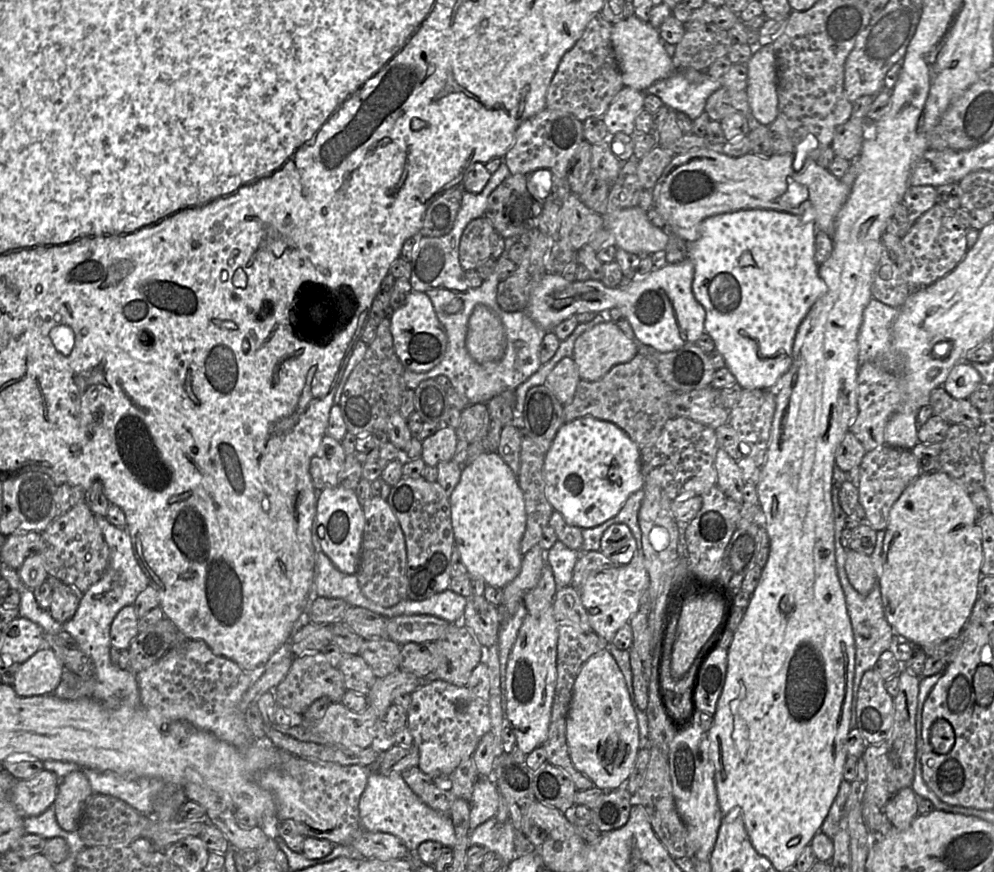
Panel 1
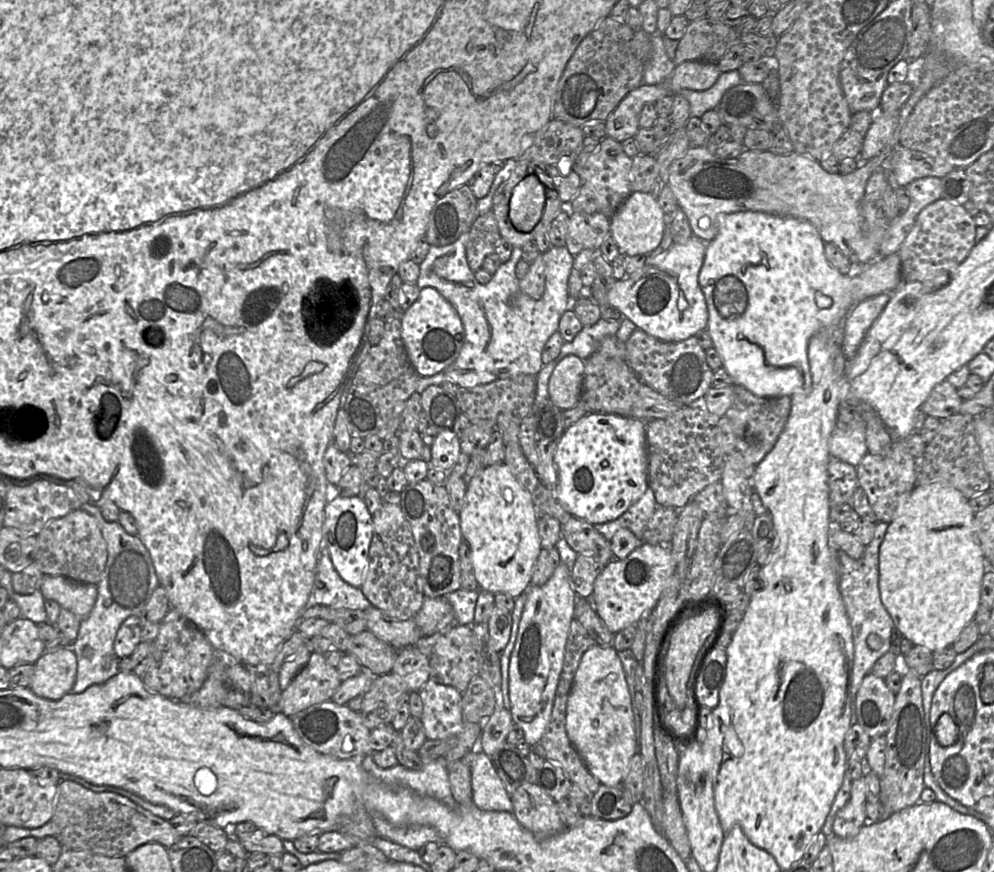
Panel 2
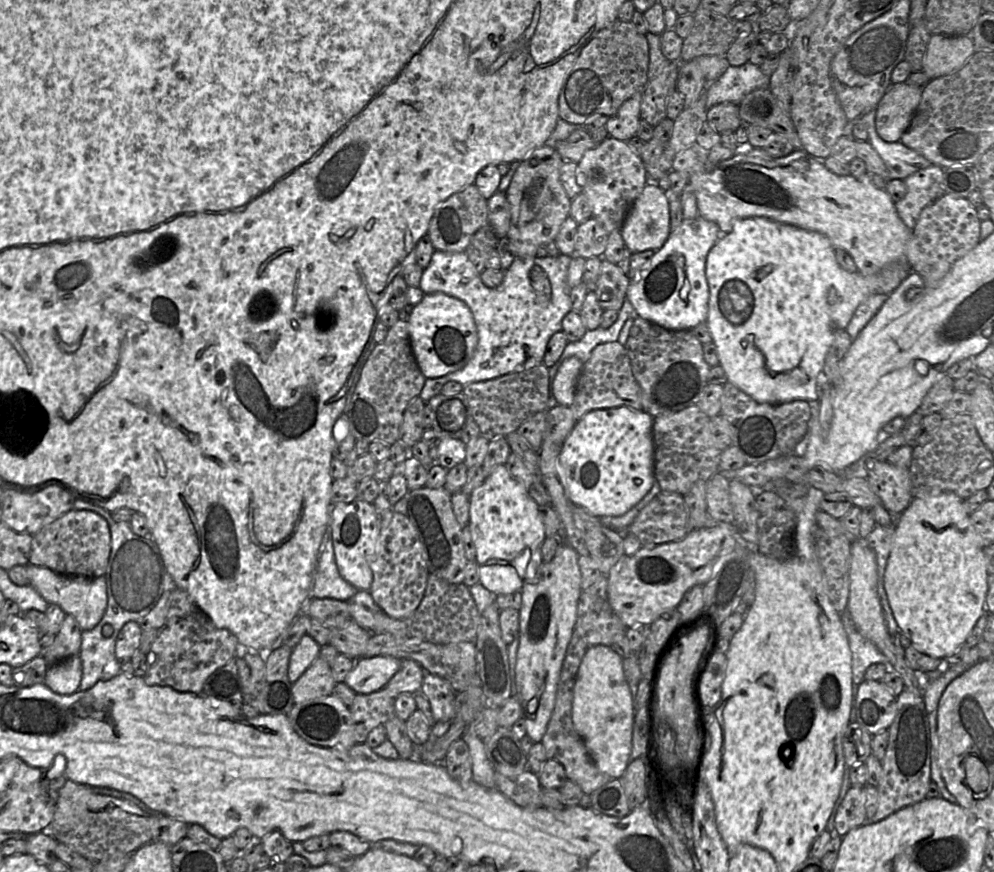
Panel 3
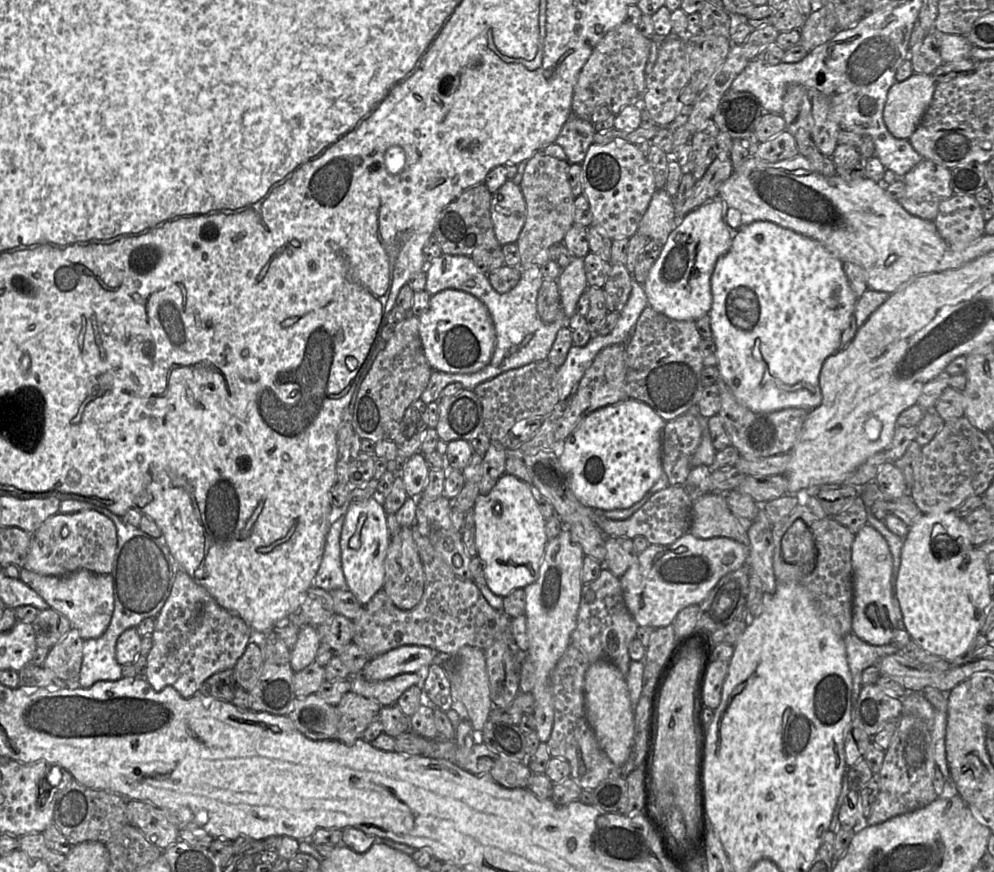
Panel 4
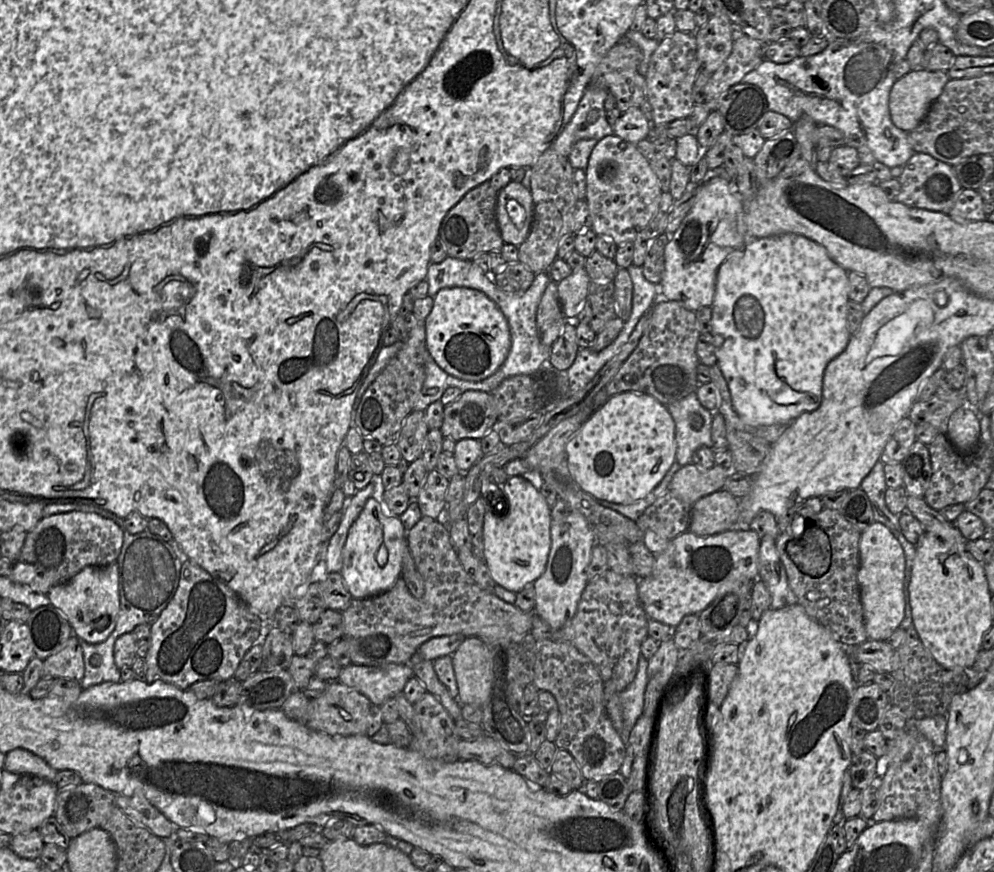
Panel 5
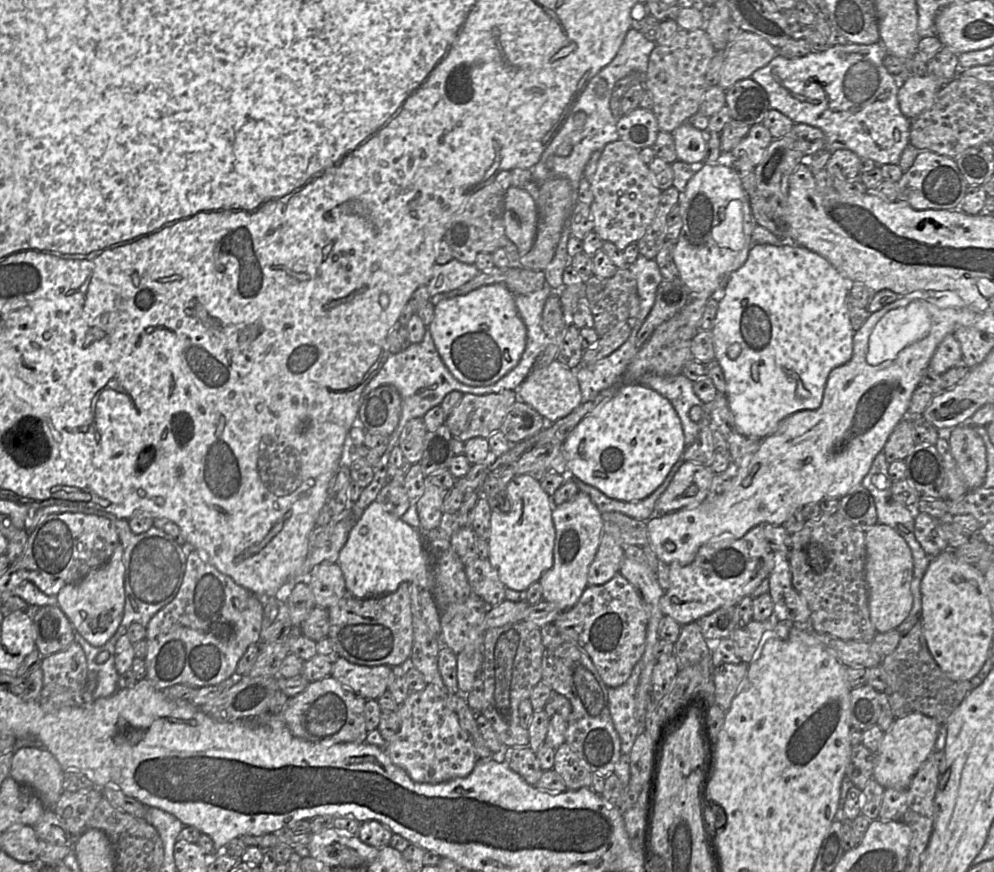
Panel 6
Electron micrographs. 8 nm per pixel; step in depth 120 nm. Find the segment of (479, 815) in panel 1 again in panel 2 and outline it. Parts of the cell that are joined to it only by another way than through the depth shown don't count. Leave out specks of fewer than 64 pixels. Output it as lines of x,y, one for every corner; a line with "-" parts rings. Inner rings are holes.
476,747
461,760
471,770
472,803
484,811
512,813
510,796
498,777
490,757

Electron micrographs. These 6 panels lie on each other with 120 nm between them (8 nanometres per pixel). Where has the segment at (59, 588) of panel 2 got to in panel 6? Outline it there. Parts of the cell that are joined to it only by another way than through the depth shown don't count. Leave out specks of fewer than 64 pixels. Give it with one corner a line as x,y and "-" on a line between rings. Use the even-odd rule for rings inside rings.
119,543
110,559
91,570
78,582
65,585
57,594
58,606
72,623
74,629
92,646
103,646
117,631
124,614
125,566
123,547

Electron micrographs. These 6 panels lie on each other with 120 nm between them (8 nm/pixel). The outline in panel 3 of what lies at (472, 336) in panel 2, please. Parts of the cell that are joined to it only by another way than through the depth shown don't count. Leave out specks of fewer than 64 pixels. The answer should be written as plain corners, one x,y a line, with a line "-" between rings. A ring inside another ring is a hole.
435,250
429,265
423,269
419,288
425,294
442,292
462,300
473,314
478,342
471,359
463,368
444,376
426,378
419,397
427,403
442,393
443,385
448,381
456,381
465,386
542,363
549,339
554,333
562,330
563,318
572,310
567,283
571,260
572,256
564,254
535,258
517,256
505,270
502,283
498,287
489,288
484,285
480,273
465,252
-
535,265
545,271
551,284
551,299
546,306
536,302
531,286
530,271

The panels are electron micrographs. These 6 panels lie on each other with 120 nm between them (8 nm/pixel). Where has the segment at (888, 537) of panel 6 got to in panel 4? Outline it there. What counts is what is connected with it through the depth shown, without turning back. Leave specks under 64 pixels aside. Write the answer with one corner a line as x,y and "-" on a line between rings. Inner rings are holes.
865,524
855,534
852,544
852,633
874,646
891,643
898,630
892,603
892,568
893,558
887,541
875,528

